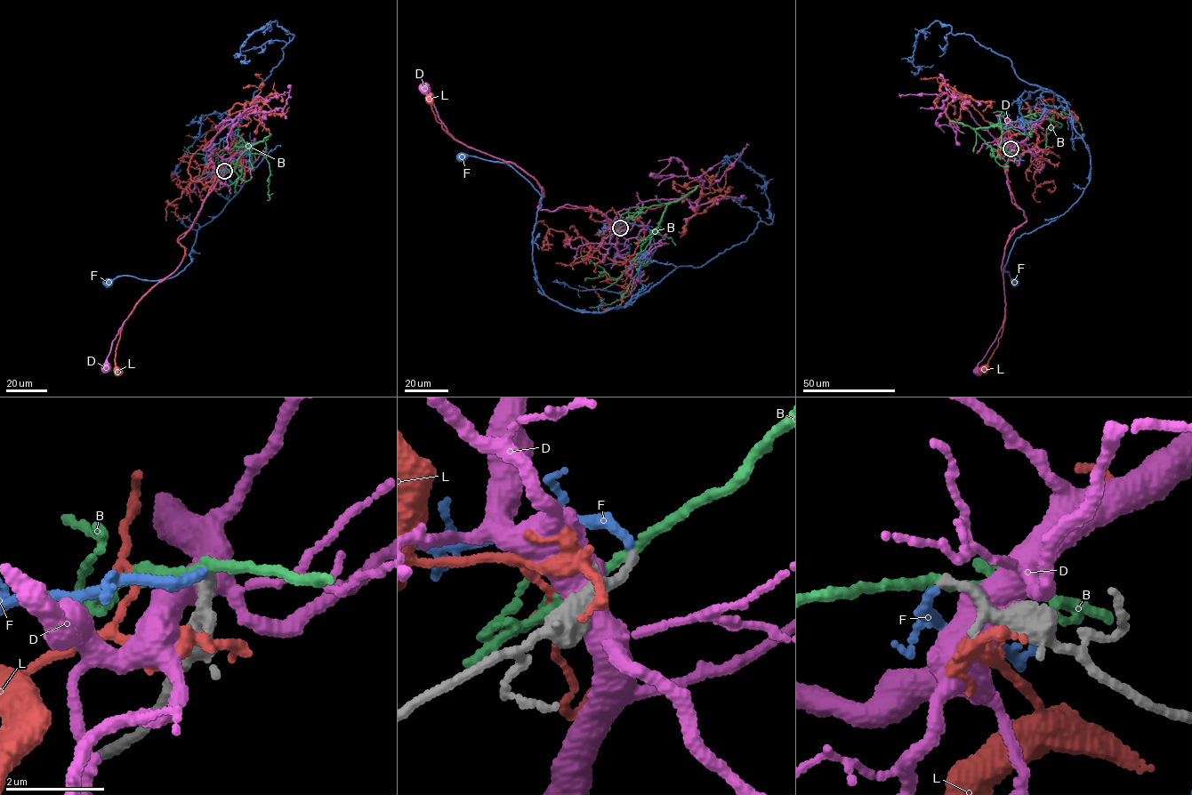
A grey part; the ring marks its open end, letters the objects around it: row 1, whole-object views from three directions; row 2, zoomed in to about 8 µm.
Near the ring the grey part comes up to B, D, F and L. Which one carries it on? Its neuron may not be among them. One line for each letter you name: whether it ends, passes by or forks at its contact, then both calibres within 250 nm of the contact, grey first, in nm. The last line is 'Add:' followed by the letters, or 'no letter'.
F: It ends there. Thickness 240 nm (grey) against 200 nm
Add: F

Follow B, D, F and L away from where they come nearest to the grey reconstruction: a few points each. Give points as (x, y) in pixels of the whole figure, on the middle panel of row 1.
B: (620, 228), (645, 207), (665, 204), (658, 226), (642, 243), (638, 272), (622, 299), (589, 308)
D: (618, 229), (589, 207), (538, 209), (543, 196), (535, 180), (513, 163), (454, 138), (425, 89)
F: (620, 228), (604, 227), (646, 225), (656, 247), (631, 301), (563, 306), (535, 274), (539, 193), (462, 157)
L: (618, 228), (588, 209), (538, 209), (543, 190), (536, 181), (514, 164), (456, 140), (437, 122), (429, 100)

